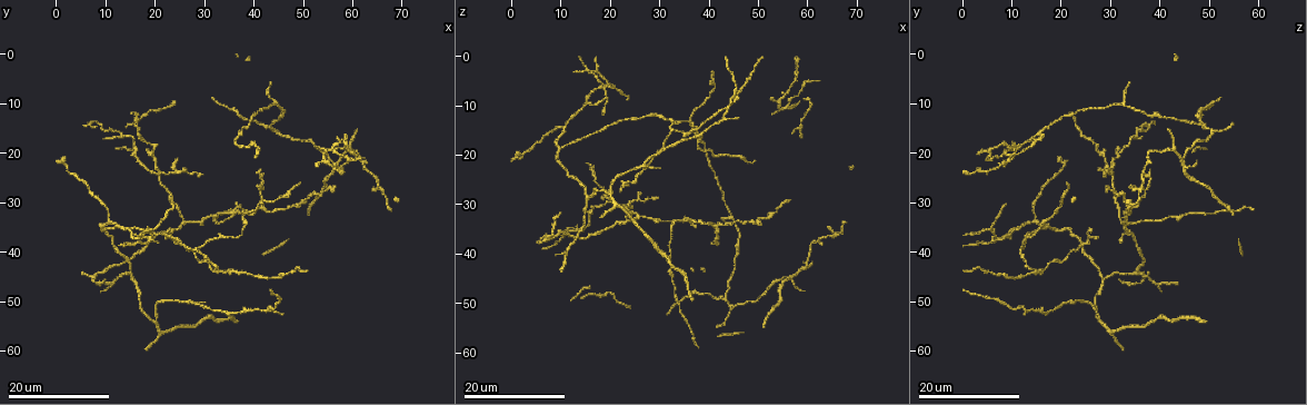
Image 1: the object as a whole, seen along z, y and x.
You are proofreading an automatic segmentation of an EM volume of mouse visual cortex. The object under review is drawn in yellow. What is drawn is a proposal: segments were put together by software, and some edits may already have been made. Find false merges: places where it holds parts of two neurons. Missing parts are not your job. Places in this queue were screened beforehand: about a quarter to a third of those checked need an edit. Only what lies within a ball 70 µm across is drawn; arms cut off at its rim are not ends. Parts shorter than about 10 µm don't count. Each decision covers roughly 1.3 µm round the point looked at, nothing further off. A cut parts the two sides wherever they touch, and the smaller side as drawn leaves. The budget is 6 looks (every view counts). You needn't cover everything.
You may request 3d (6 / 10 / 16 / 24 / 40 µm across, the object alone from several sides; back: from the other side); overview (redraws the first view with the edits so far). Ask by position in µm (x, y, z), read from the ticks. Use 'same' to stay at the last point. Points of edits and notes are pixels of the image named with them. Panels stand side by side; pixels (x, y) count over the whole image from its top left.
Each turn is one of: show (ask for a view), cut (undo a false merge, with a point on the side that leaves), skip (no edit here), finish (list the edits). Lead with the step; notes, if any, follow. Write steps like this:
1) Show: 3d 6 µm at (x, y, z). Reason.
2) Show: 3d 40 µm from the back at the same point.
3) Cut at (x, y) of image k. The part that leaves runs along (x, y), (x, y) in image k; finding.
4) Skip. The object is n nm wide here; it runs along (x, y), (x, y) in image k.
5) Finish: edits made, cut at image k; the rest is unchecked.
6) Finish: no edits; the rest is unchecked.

Show: 3d 16 µm at (44.5, 9.5, 32.5). Three-way junction.

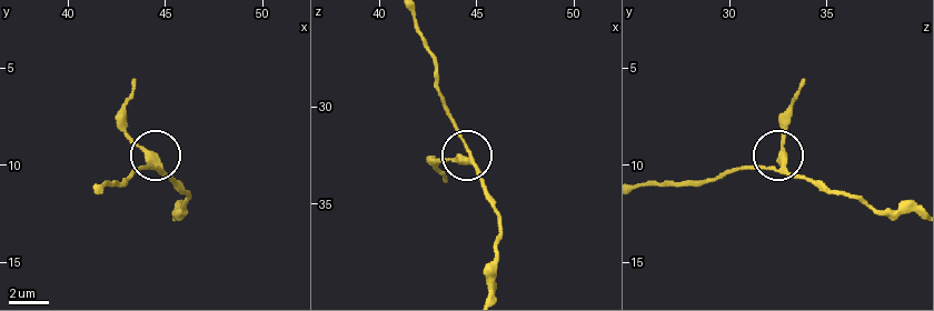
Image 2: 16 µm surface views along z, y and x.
Show: 3d 6 µm at (44.3, 9.7, 32.7).

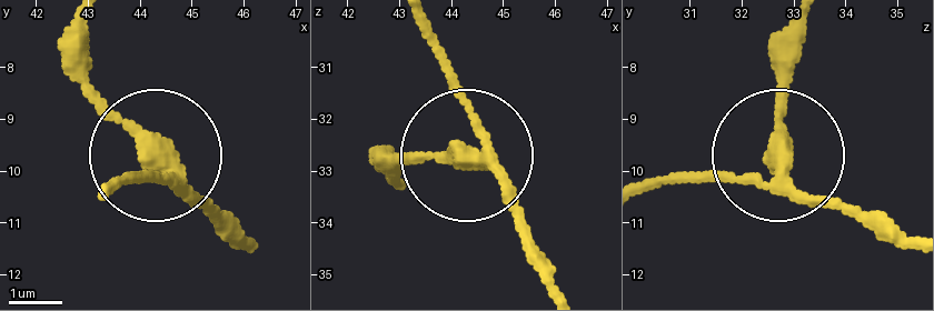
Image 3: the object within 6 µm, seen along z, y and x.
Show: 3d 6 µm from the back at (44.25, 9.75, 32.60).

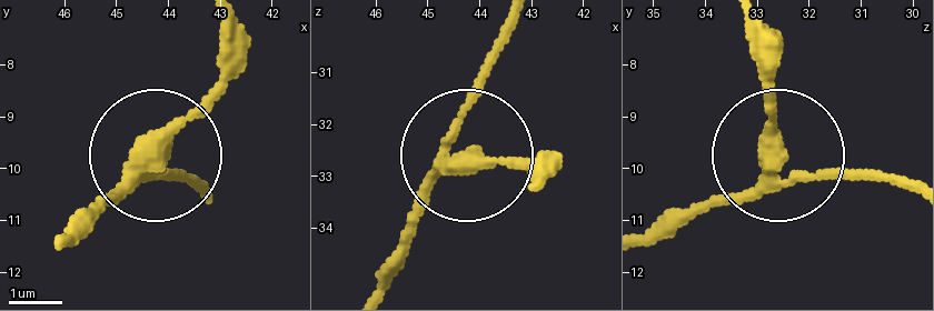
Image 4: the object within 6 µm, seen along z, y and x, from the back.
Skip. The object is 310 nm wide here; it runs along (643, 242), (758, 180), (776, 141), (767, 66) in image 4; continuous, no second neuron.

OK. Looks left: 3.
Show: 3d 16 µm at (43.0, 14.5, 49.0). Branch point.

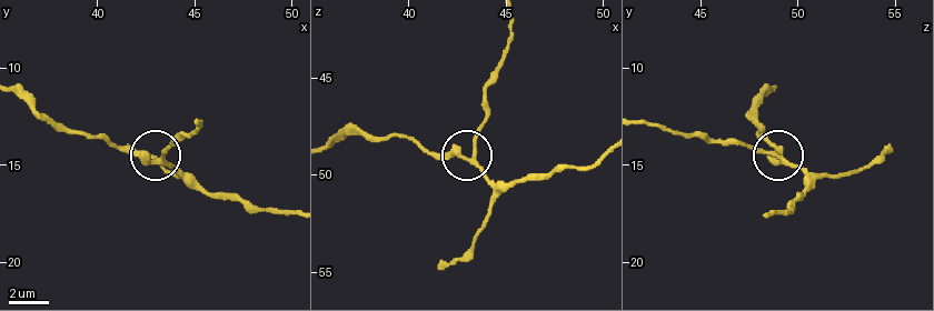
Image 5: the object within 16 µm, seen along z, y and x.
Show: 3d 10 µm at (43.2, 14.7, 49.2).

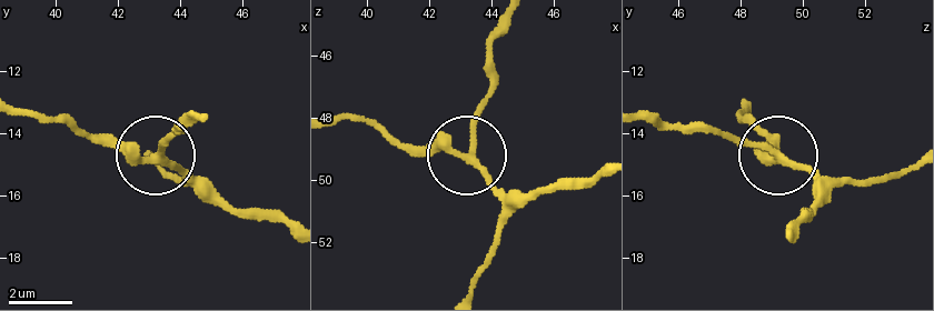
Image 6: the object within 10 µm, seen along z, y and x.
Skip. 3 arms meet here; it runs along (604, 173), (516, 198), (460, 154), (399, 150) in image 6; all the same neuron.

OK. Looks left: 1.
Finish: no edits; the rest is unchecked.

